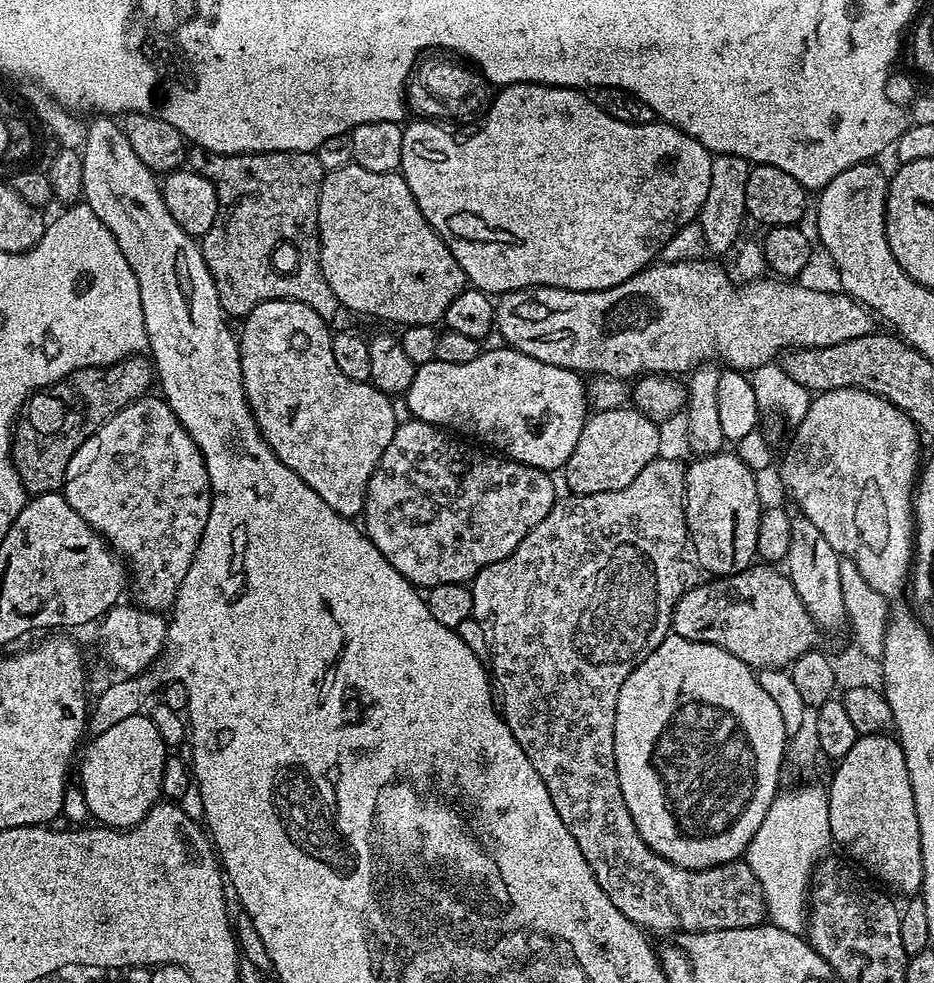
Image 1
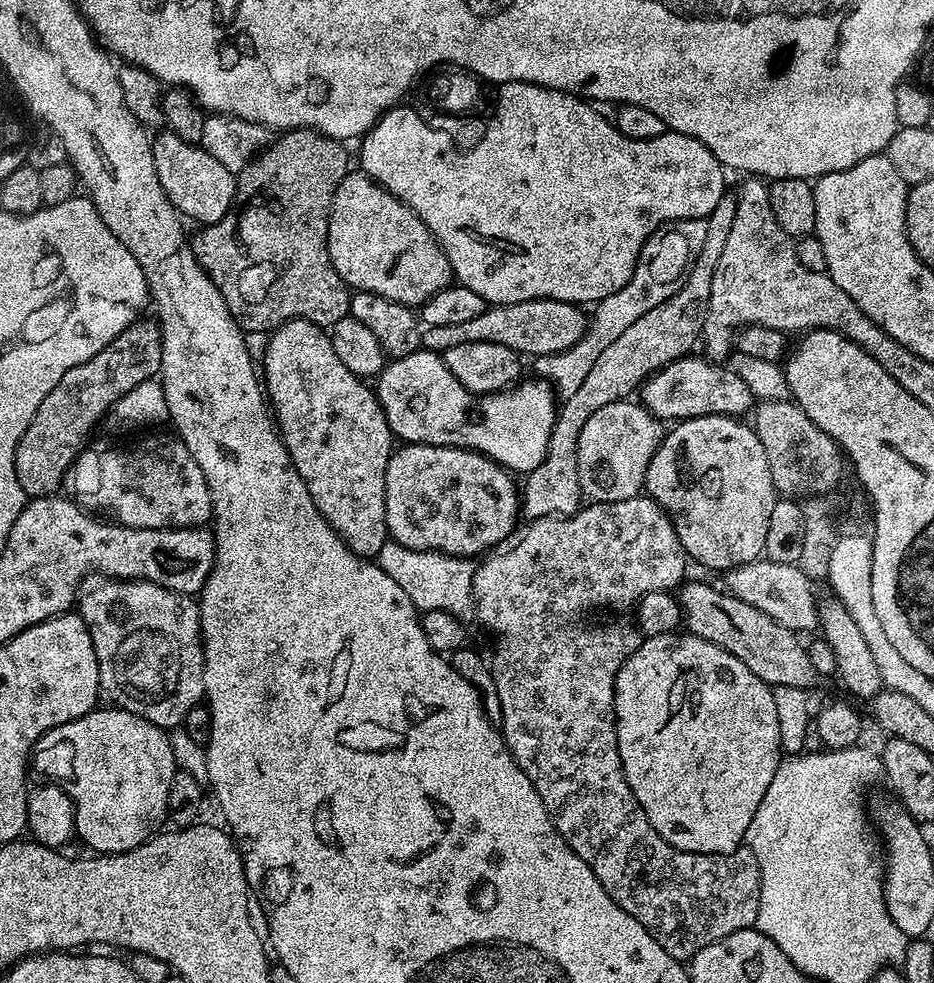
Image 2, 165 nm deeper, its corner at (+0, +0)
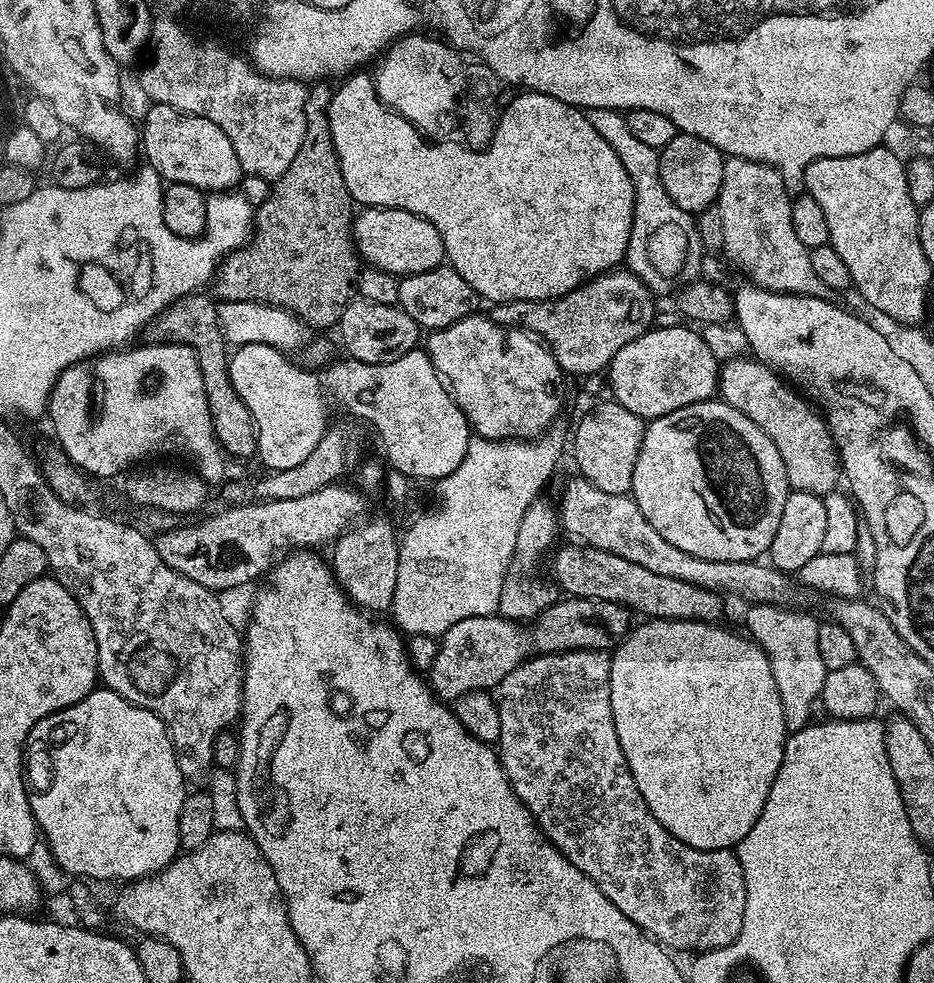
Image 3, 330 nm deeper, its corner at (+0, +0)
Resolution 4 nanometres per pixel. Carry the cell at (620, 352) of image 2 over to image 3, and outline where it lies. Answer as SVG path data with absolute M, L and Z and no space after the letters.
M544 498L533 500L531 506L526 510L526 514L522 514L522 523L518 526L518 542L514 542L514 558L510 562L508 573L502 582L502 598L498 598L499 615L505 616L507 620L531 622L541 616L551 604L561 599L562 593L555 583L543 584L536 577L540 563L543 560L545 563L546 557L553 551L554 545L557 543L557 541L555 542L556 532L560 531L557 509L553 505L551 508Z

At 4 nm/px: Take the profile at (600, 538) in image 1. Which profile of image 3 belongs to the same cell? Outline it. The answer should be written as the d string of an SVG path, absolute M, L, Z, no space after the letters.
M604 650L599 652L550 652L537 654L532 659L525 660L514 670L510 670L510 674L506 674L506 678L502 678L498 689L498 703L502 718L502 734L498 745L500 767L508 776L508 781L512 783L514 794L518 794L520 801L530 810L530 814L535 818L536 825L540 827L544 837L571 864L578 866L578 870L582 870L582 874L586 874L586 878L590 878L590 882L594 882L594 886L598 886L598 890L602 890L602 894L606 894L606 898L610 898L610 902L614 902L614 906L618 906L618 910L622 910L622 914L626 914L626 918L633 920L653 940L659 940L665 948L675 950L677 953L680 951L699 954L730 946L734 942L734 938L738 938L738 930L742 930L742 914L746 914L746 878L742 874L740 859L731 848L703 852L694 846L686 846L686 842L674 838L674 834L670 834L670 830L666 830L666 826L662 826L662 822L658 822L658 818L654 818L654 814L650 814L650 806L646 806L642 794L638 794L634 774L630 774L630 766L622 754L622 746L618 742L618 734L614 730L614 714L610 706L611 665L612 657Z

